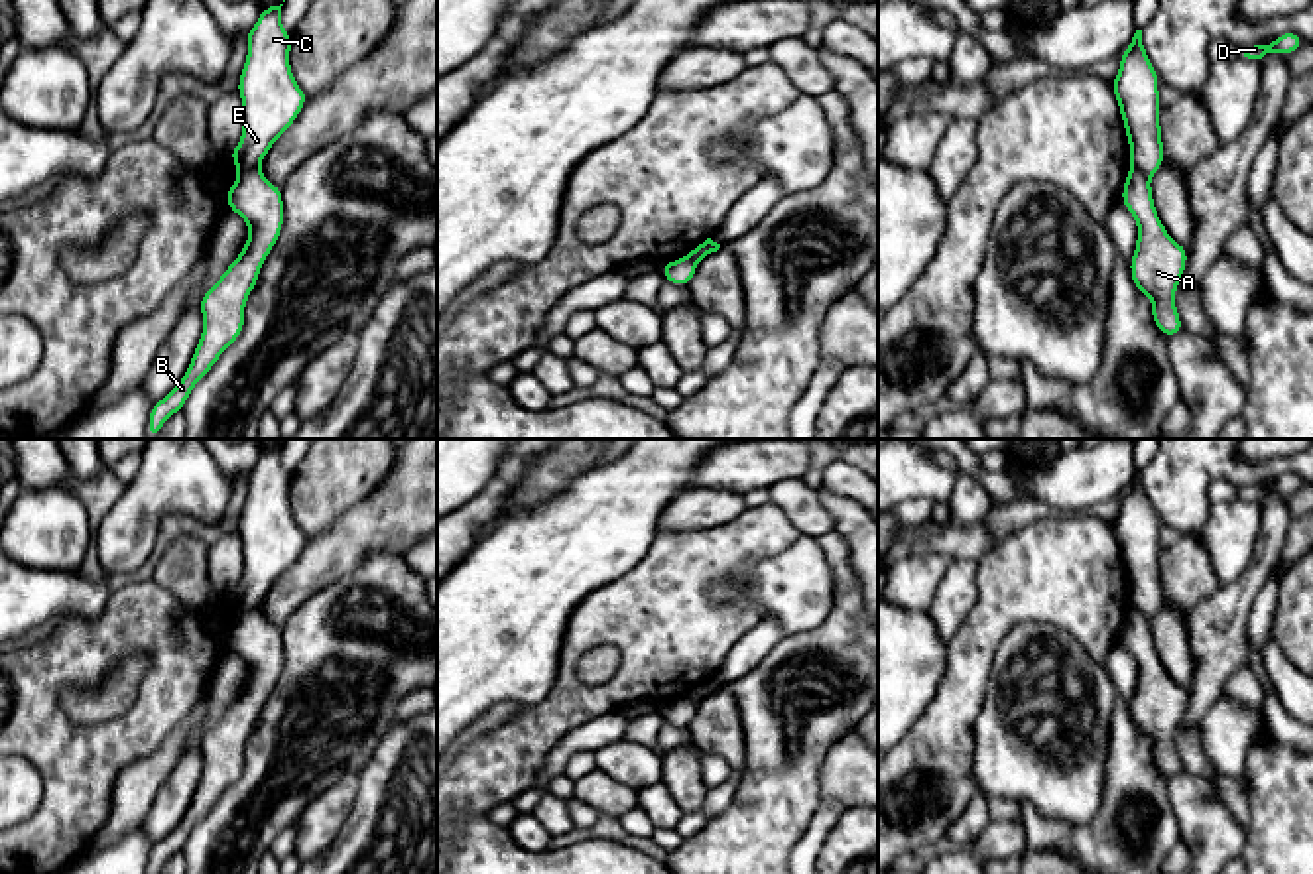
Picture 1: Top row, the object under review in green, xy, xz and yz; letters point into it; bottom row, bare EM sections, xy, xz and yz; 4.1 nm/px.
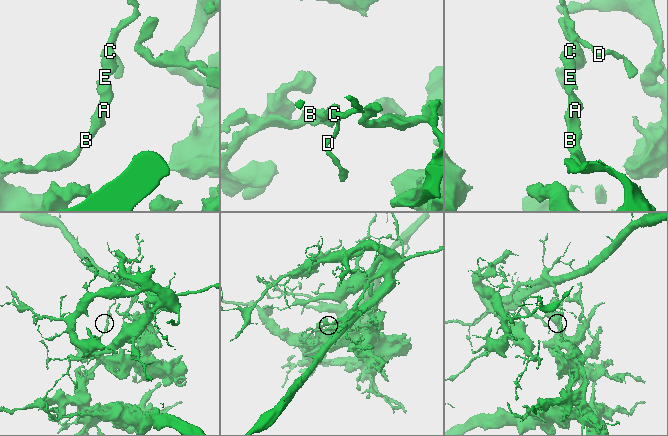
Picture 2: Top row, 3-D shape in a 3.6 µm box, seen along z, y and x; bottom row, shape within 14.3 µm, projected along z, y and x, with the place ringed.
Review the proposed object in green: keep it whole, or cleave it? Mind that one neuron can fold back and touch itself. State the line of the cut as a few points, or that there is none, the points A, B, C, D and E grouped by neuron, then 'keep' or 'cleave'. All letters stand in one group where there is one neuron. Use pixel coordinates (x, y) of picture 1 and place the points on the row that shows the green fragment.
xy (258, 164), (241, 174) | A B / C D E | cleave

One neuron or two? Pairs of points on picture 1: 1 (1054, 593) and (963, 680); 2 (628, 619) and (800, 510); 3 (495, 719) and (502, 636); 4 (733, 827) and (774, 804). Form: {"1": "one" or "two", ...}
{"1": "one", "2": "two", "3": "two", "4": "one"}

